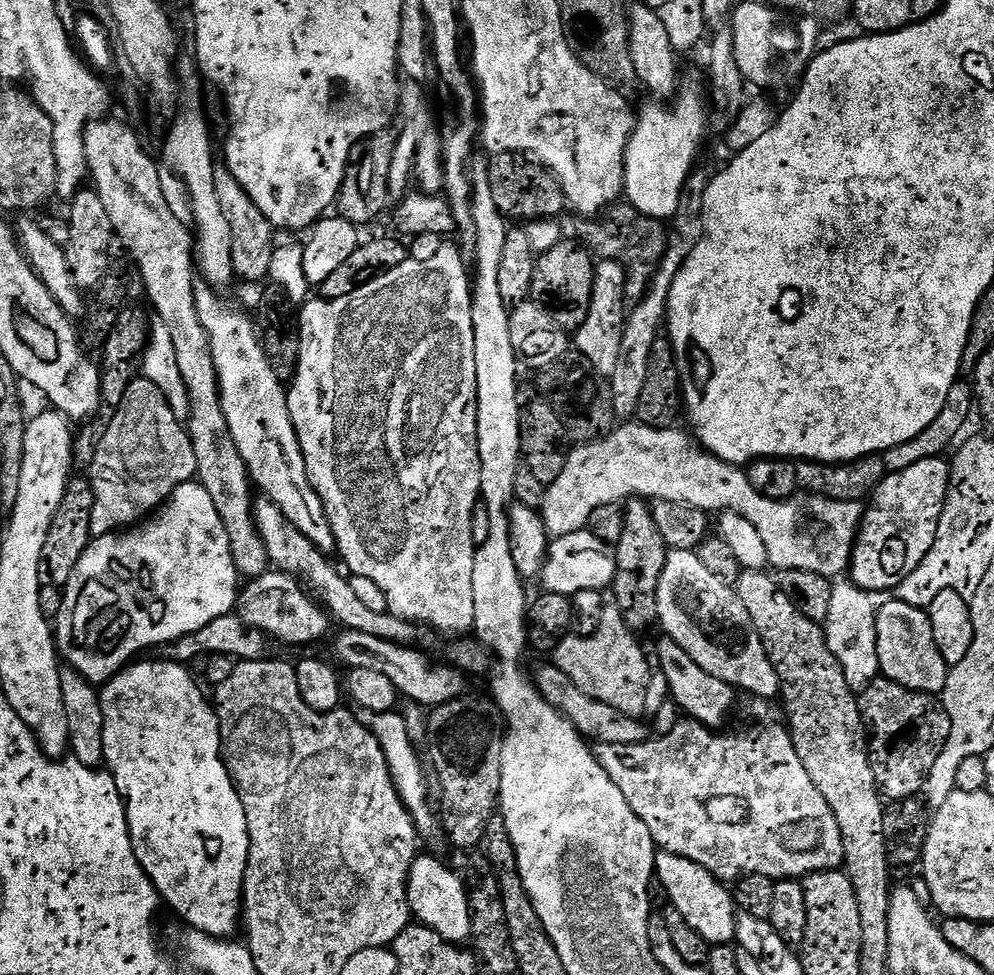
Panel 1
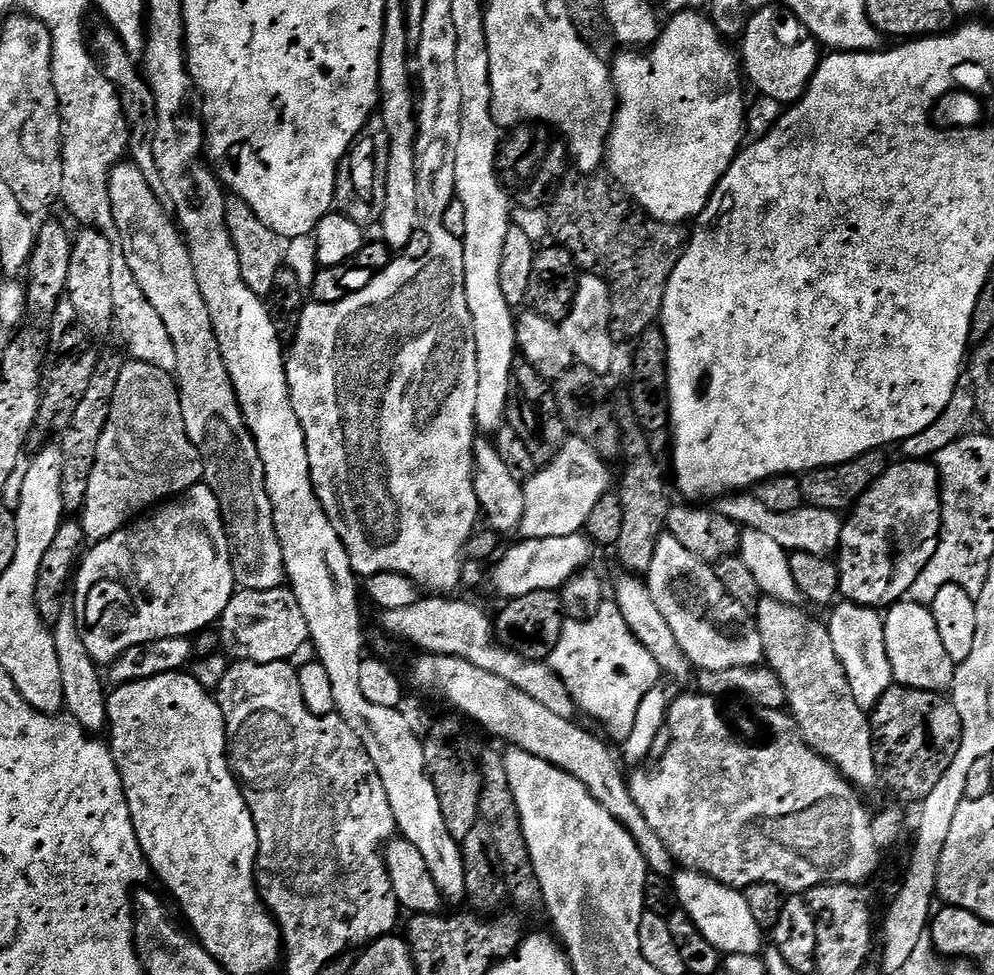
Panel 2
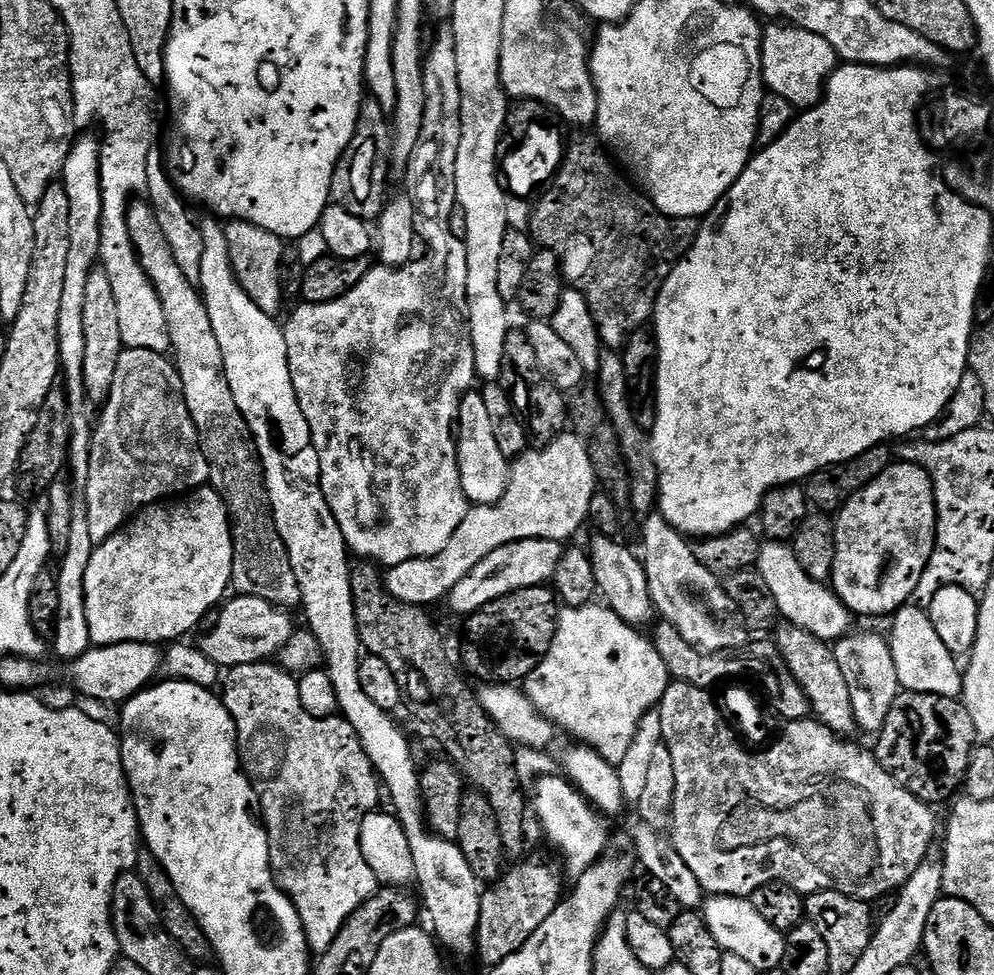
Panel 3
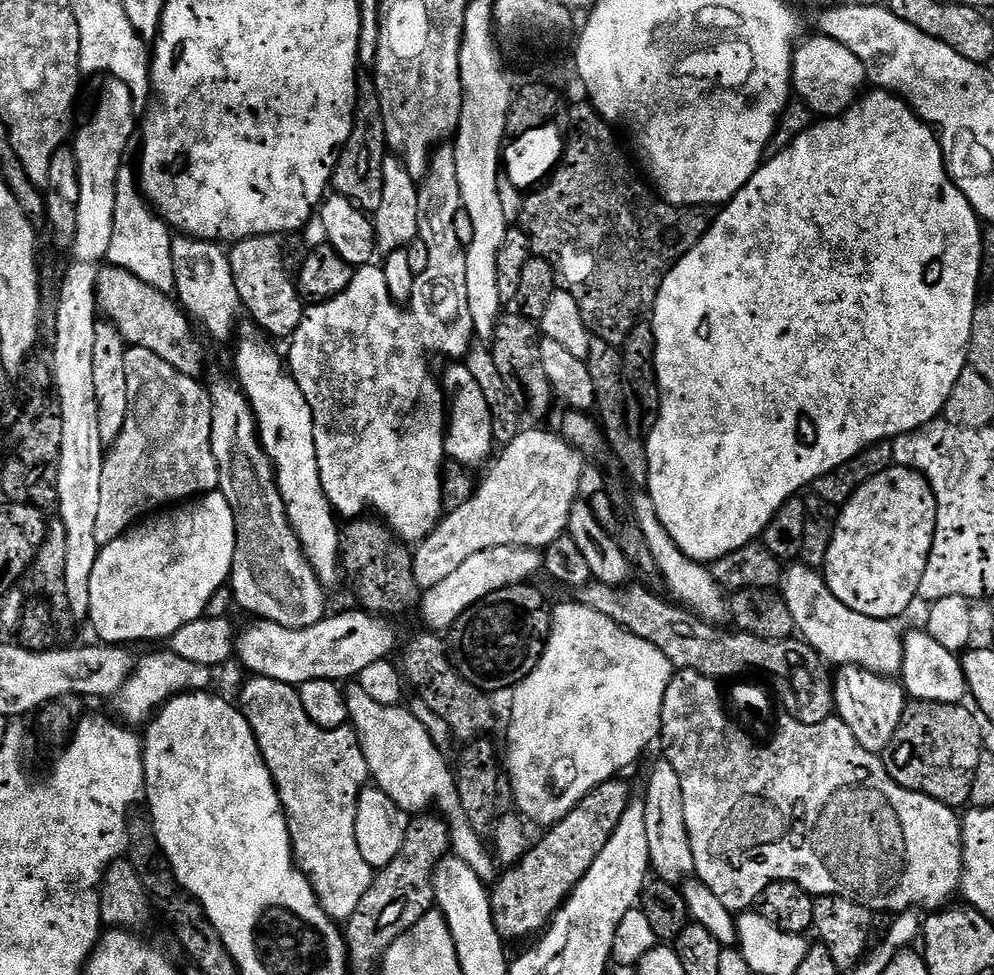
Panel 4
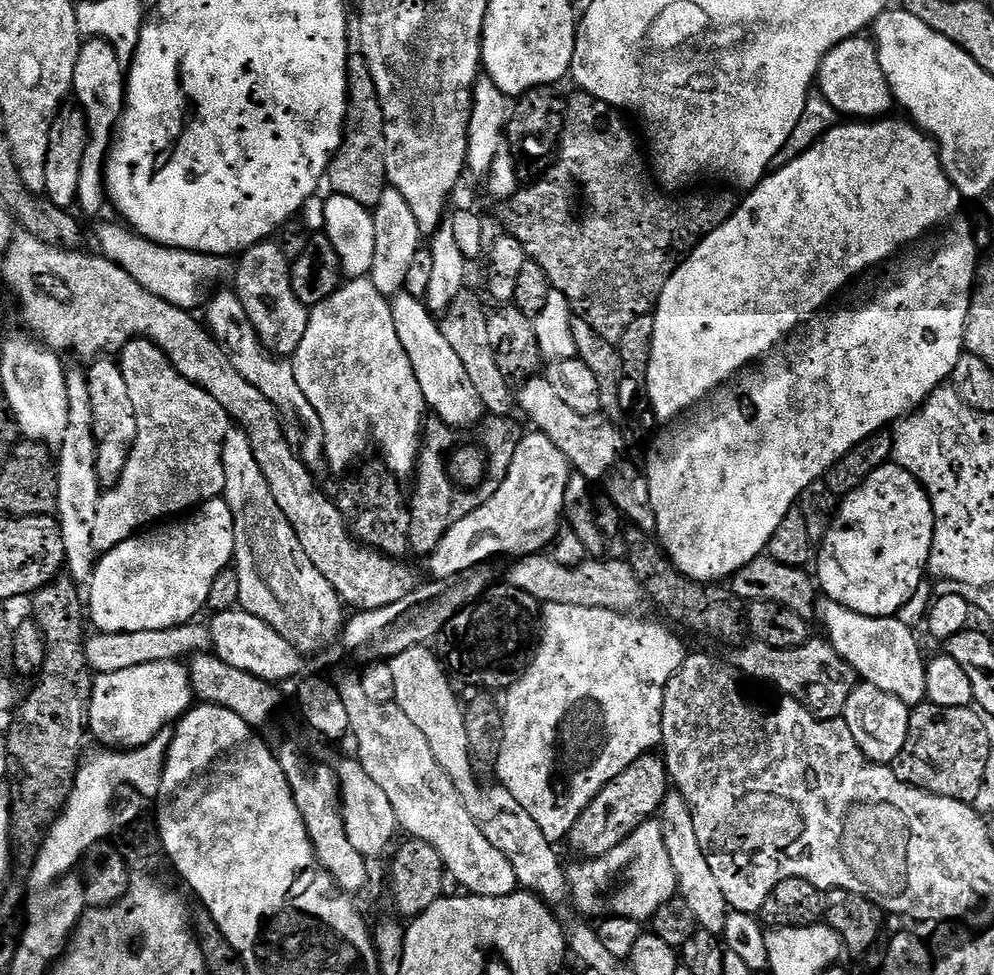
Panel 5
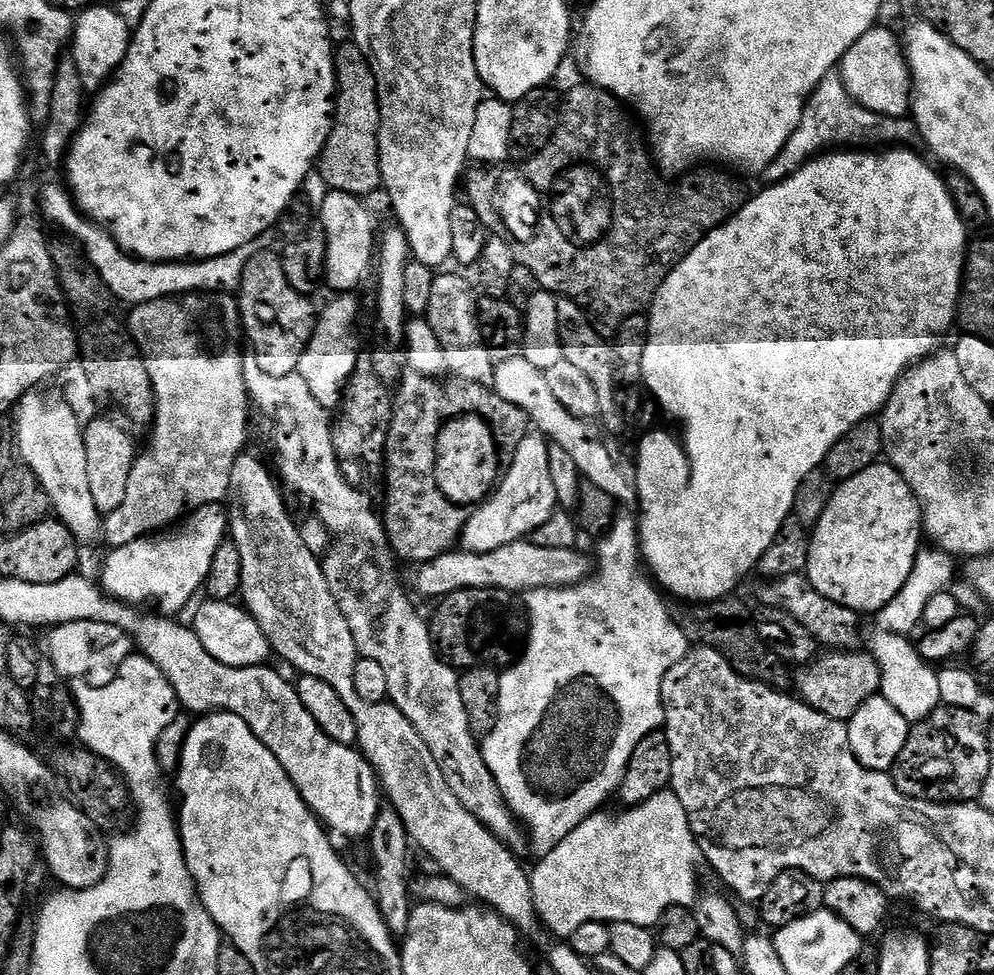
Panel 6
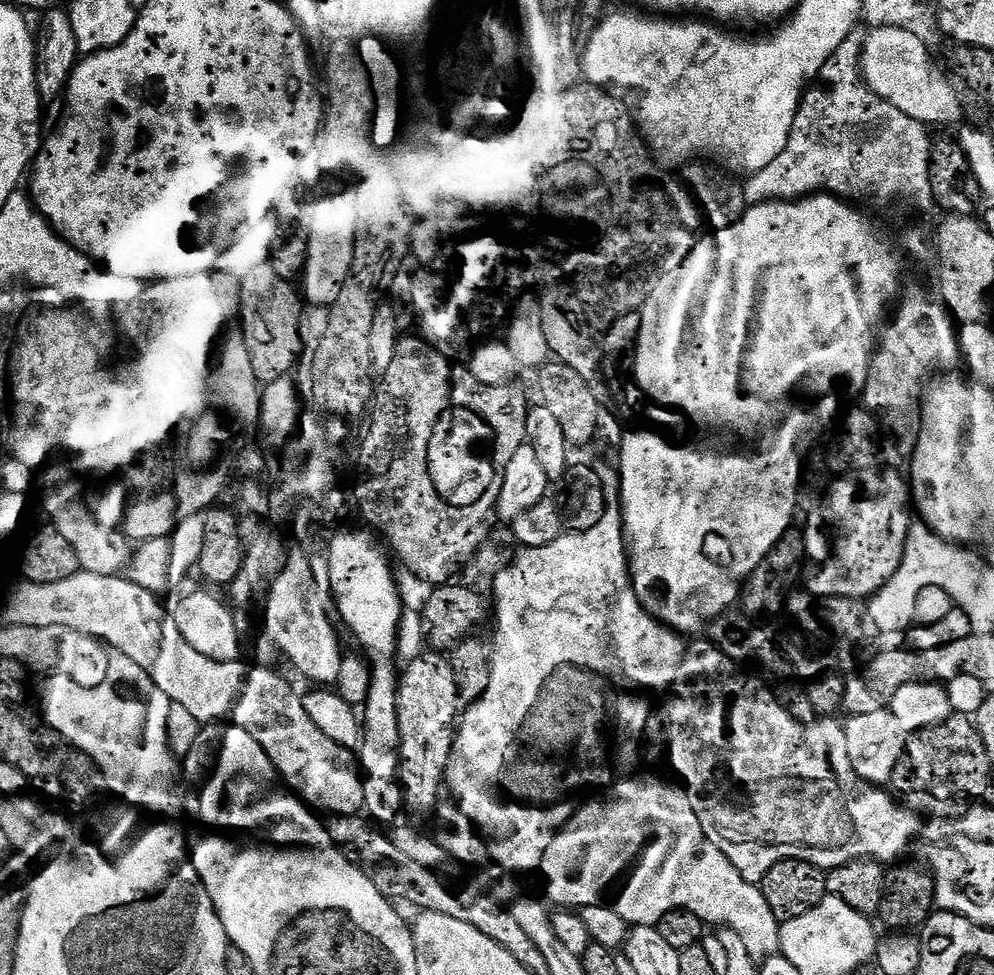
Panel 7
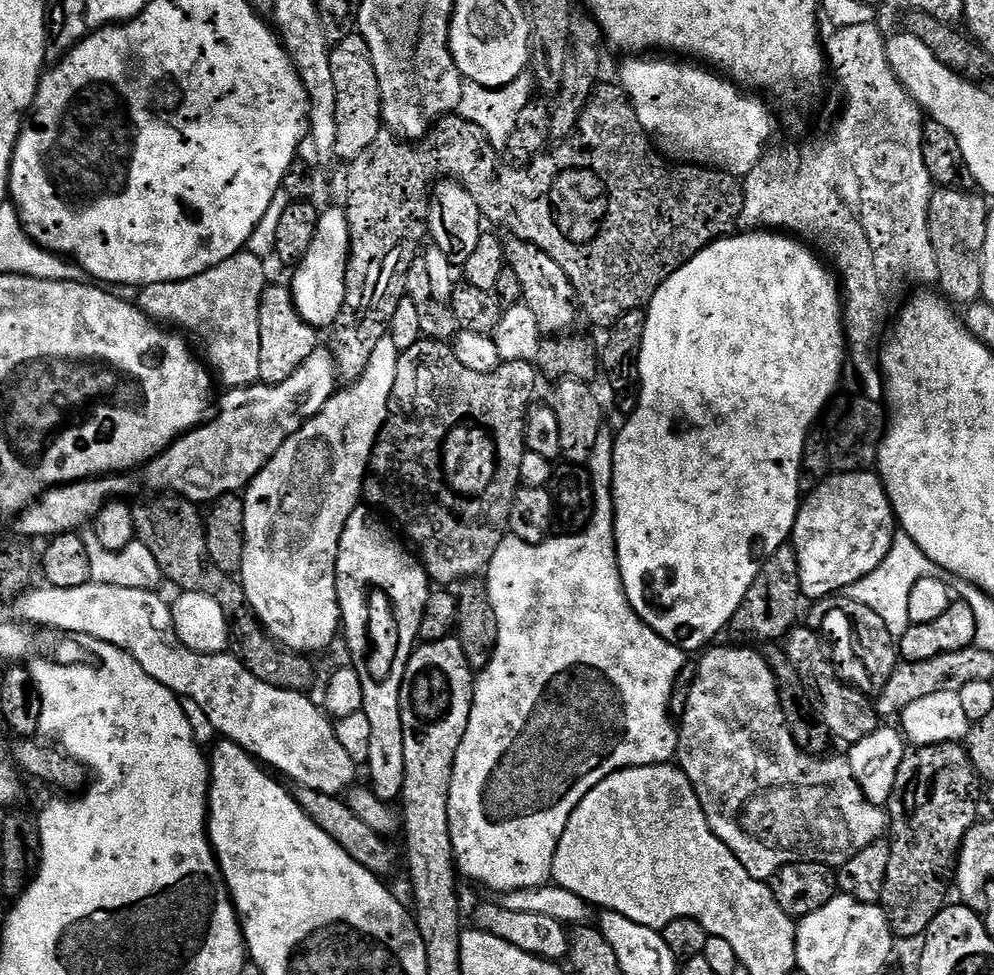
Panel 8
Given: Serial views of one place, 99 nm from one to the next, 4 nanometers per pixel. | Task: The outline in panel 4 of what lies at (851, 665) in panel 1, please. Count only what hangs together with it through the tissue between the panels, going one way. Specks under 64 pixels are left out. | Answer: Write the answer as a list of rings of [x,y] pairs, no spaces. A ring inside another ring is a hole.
[[[844,666],[837,672],[840,673],[835,673],[834,676],[835,715],[842,722],[846,722],[846,726],[850,726],[850,730],[854,730],[854,738],[863,748],[877,754],[883,753],[884,749],[888,747],[888,743],[894,738],[894,730],[898,730],[898,722],[902,722],[906,703],[903,683],[887,676],[880,676],[877,672],[867,672],[864,668]]]

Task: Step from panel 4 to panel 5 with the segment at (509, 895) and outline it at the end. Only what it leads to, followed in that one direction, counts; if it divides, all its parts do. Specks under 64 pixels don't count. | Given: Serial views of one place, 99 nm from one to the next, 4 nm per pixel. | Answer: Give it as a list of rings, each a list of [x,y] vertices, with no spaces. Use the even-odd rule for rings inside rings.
[[[645,754],[630,762],[618,778],[606,782],[599,794],[588,803],[586,810],[574,822],[568,831],[566,844],[576,852],[588,856],[584,858],[599,858],[605,856],[614,846],[628,837],[638,826],[653,819],[659,813],[663,800],[670,791],[668,767],[664,765],[664,757],[660,754]]]

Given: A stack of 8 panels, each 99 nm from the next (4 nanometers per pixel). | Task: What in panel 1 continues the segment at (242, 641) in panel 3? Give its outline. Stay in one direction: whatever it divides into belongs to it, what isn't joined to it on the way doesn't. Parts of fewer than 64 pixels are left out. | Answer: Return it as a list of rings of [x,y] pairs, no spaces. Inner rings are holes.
[[[269,570],[245,584],[248,585],[245,588],[243,585],[238,596],[238,615],[251,628],[257,628],[273,641],[281,640],[284,644],[312,644],[327,634],[329,613],[305,591],[297,577],[279,570]]]

